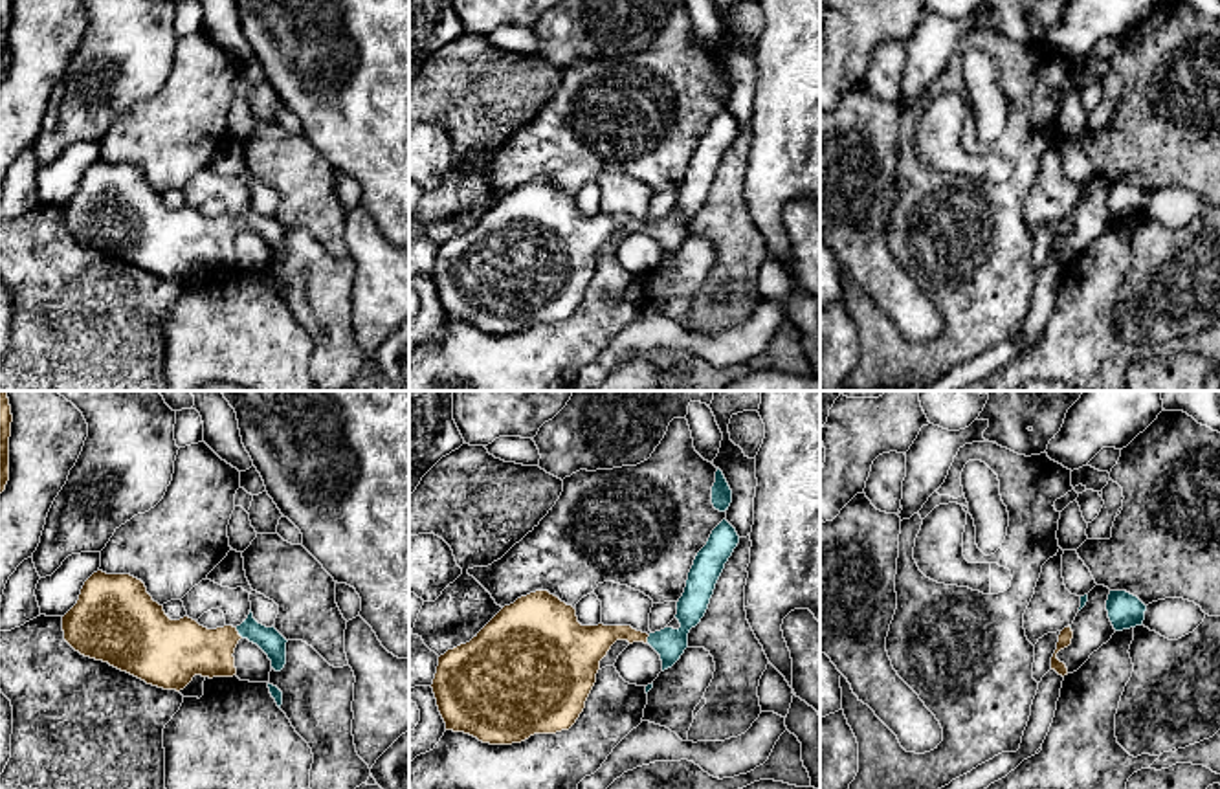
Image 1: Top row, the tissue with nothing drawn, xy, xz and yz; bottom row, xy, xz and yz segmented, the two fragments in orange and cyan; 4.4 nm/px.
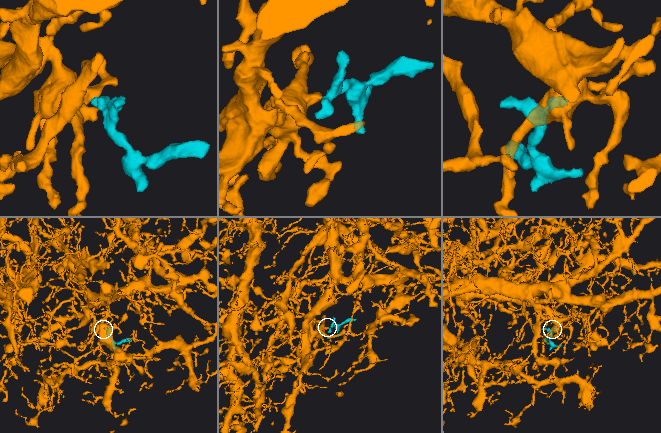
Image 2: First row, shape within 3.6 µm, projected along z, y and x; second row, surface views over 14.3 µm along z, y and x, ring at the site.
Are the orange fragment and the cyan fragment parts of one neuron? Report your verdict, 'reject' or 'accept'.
accept

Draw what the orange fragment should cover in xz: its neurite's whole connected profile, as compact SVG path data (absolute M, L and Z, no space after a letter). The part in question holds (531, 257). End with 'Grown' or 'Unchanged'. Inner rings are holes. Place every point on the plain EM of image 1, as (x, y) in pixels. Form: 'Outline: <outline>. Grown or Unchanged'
Outline: M723 108L710 123L706 134L697 141L688 161L686 176L677 191L681 217L664 217L655 222L642 222L631 215L582 215L576 198L567 194L549 180L536 180L505 194L470 231L448 239L438 246L437 262L433 268L433 283L438 301L446 312L446 319L464 321L490 334L512 334L528 328L534 323L556 323L569 319L585 297L585 290L596 272L600 250L607 244L616 229L648 231L662 250L662 261L671 257L688 237L688 222L704 206L715 172L739 132L736 117Z. Grown

